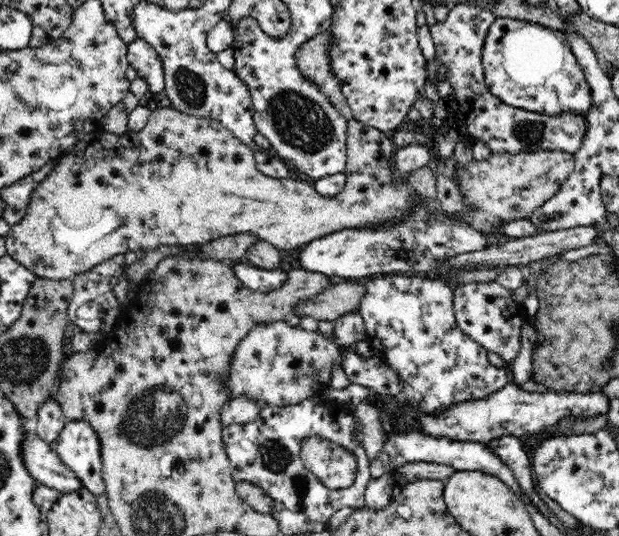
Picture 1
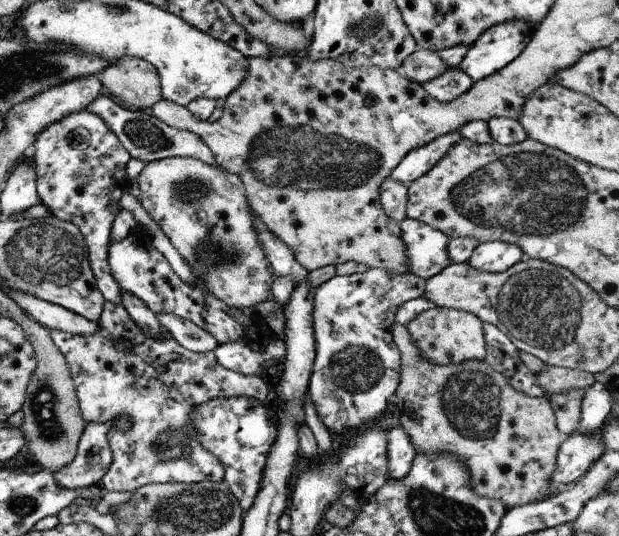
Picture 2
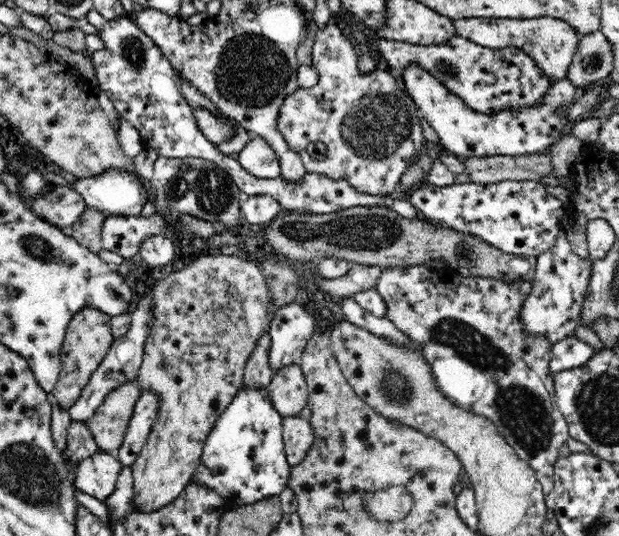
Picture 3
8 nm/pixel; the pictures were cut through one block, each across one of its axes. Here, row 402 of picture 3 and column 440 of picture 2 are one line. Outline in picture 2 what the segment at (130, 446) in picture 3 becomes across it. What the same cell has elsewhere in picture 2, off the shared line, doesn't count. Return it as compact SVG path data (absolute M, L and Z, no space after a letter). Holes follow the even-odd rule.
M452 131L431 140L424 146L415 148L397 164L390 177L408 186L436 163L457 143L462 140L459 131Z

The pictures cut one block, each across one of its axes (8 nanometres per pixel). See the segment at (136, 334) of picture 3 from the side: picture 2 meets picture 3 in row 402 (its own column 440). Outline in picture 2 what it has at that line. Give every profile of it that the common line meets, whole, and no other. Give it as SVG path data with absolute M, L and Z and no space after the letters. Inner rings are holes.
M448 67L440 76L423 83L428 94L440 102L450 102L472 88L474 81L459 67Z

